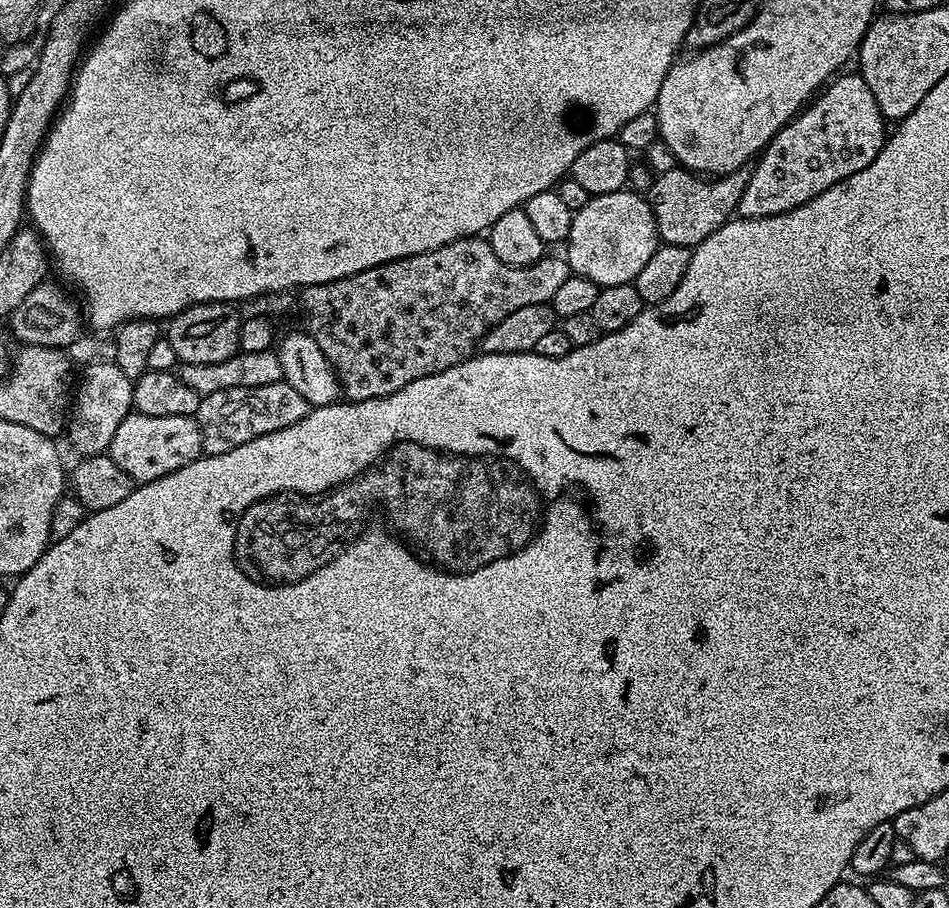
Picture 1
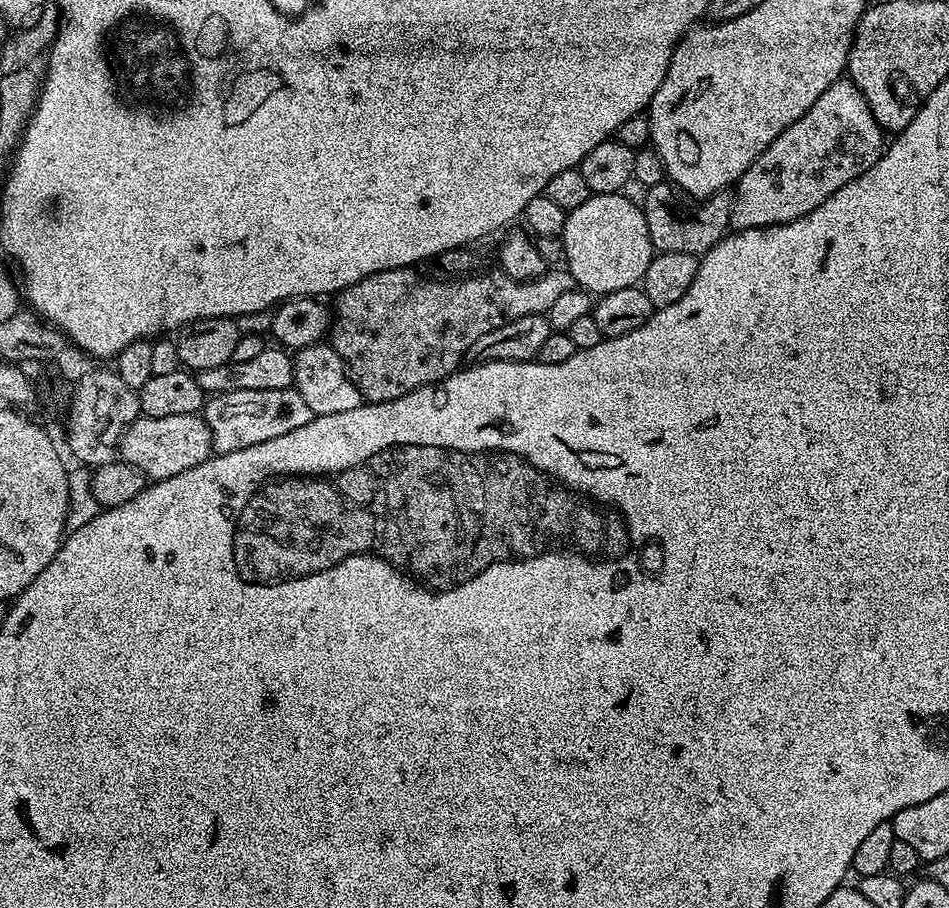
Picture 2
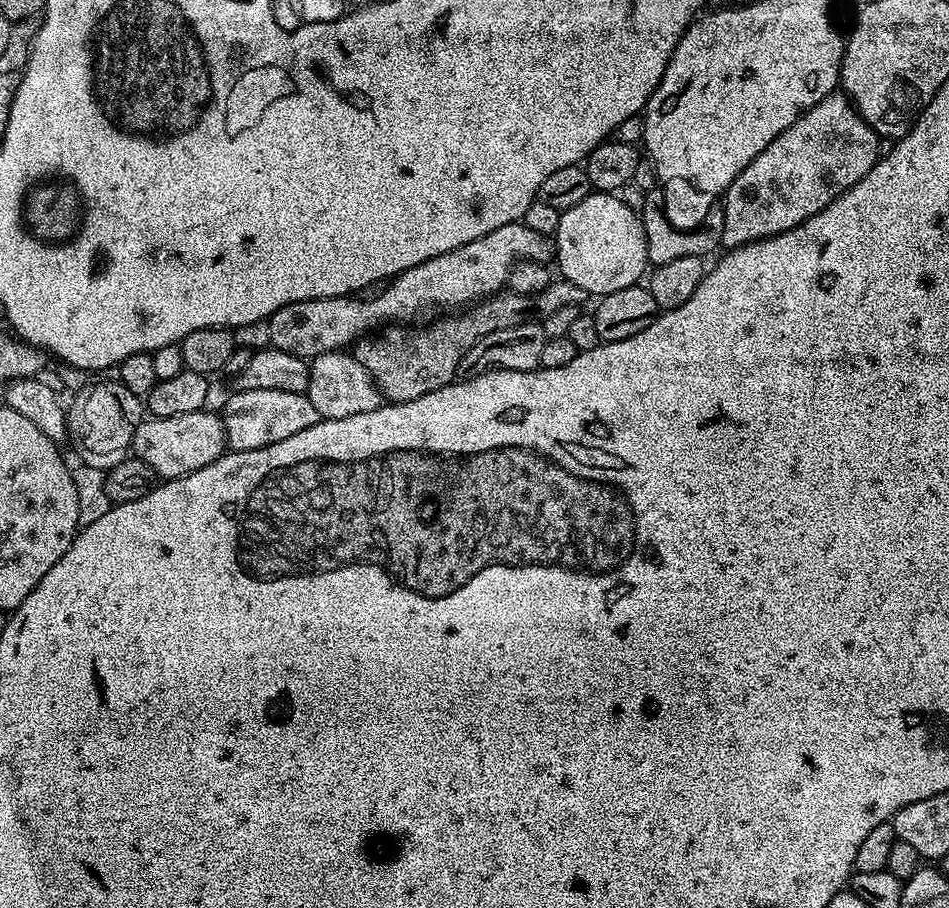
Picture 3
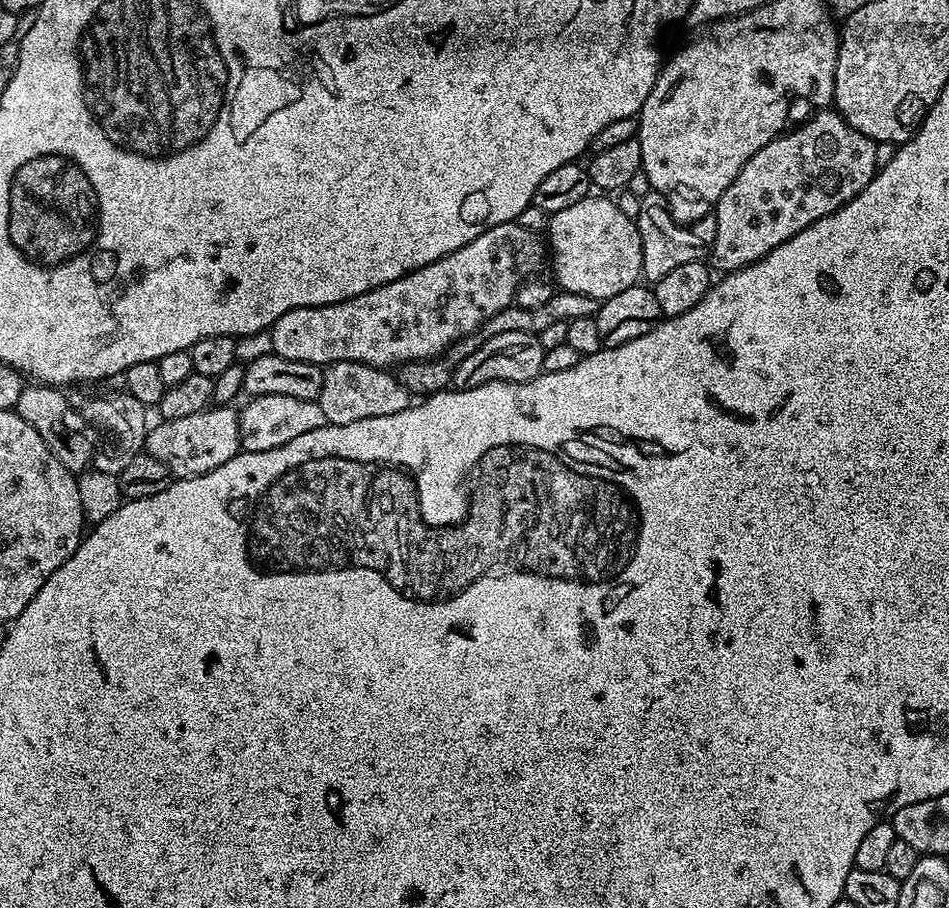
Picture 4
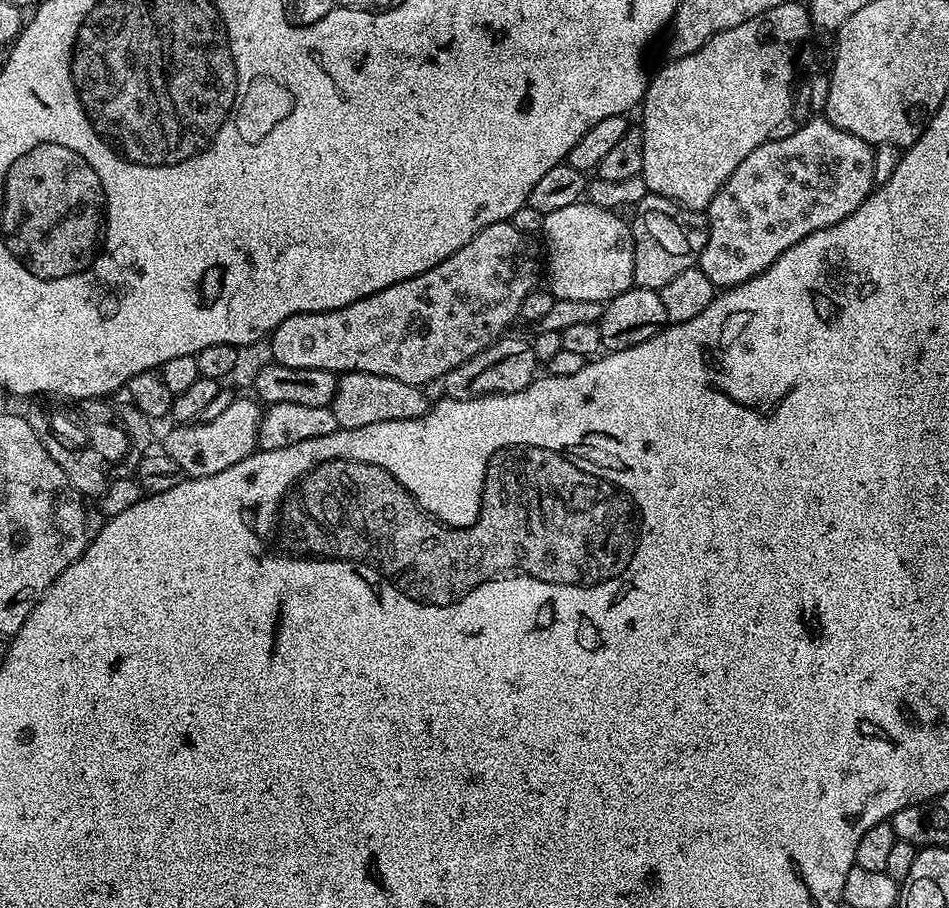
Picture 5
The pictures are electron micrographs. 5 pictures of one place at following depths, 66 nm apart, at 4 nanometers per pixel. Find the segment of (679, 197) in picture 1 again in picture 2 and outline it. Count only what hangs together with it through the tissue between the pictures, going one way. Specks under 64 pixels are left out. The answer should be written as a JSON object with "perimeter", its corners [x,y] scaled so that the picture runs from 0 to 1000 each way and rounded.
{"perimeter":[[[697,200],[685,204],[679,211],[677,228],[681,240],[681,253],[685,253],[685,267],[692,279],[709,278],[710,280],[731,280],[734,284],[747,278],[763,260],[768,259],[771,241],[771,211],[764,209],[749,213],[746,220],[733,233],[733,242],[715,242],[708,230],[709,204]]]}

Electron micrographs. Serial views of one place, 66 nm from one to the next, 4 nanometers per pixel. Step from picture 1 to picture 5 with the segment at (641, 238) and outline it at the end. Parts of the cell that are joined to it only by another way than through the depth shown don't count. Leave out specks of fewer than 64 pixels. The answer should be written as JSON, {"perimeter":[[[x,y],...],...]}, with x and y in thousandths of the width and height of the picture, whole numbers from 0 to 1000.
{"perimeter":[[[612,222],[592,227],[592,231],[573,235],[571,261],[577,268],[575,278],[575,313],[588,330],[612,330],[636,335],[662,317],[667,316],[668,262],[661,241],[656,242],[652,232],[635,229],[623,222]]]}

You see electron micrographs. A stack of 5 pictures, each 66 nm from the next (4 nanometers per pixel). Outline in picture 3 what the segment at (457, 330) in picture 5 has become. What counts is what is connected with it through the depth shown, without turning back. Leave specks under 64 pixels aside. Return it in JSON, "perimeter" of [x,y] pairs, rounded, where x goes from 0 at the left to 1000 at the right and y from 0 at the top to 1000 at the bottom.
{"perimeter":[[[551,244],[525,249],[525,253],[512,258],[508,262],[499,262],[499,267],[491,267],[470,280],[462,280],[462,284],[453,284],[449,289],[428,297],[423,304],[412,305],[399,318],[401,322],[393,330],[353,326],[338,330],[306,333],[306,337],[297,337],[297,341],[290,344],[280,354],[280,360],[282,360],[281,378],[293,385],[301,385],[301,390],[328,394],[335,390],[366,384],[368,381],[374,380],[376,374],[387,371],[391,367],[388,366],[391,361],[447,359],[460,351],[465,346],[476,346],[482,341],[492,340],[494,337],[501,337],[513,330],[515,326],[532,320],[540,295],[547,286],[563,286],[566,291],[576,292],[583,285],[583,282],[583,261],[567,258],[567,253],[558,253],[558,249],[554,249]]]}

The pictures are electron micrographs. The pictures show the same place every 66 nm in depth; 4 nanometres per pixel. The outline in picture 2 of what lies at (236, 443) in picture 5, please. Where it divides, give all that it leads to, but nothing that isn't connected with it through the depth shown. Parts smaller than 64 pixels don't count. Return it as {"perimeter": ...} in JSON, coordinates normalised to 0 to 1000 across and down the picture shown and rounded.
{"perimeter":[[[151,456],[132,474],[124,490],[125,506],[130,510],[150,518],[157,530],[183,526],[192,518],[200,518],[224,501],[221,474],[214,457],[192,456],[183,460],[158,460]]]}

